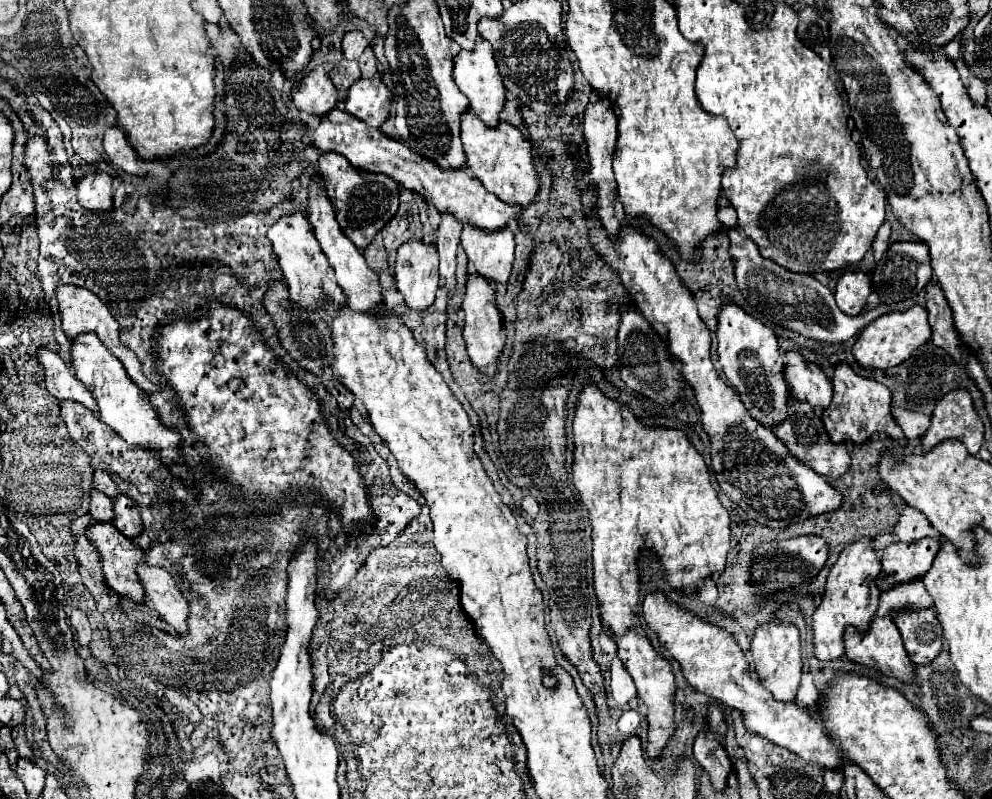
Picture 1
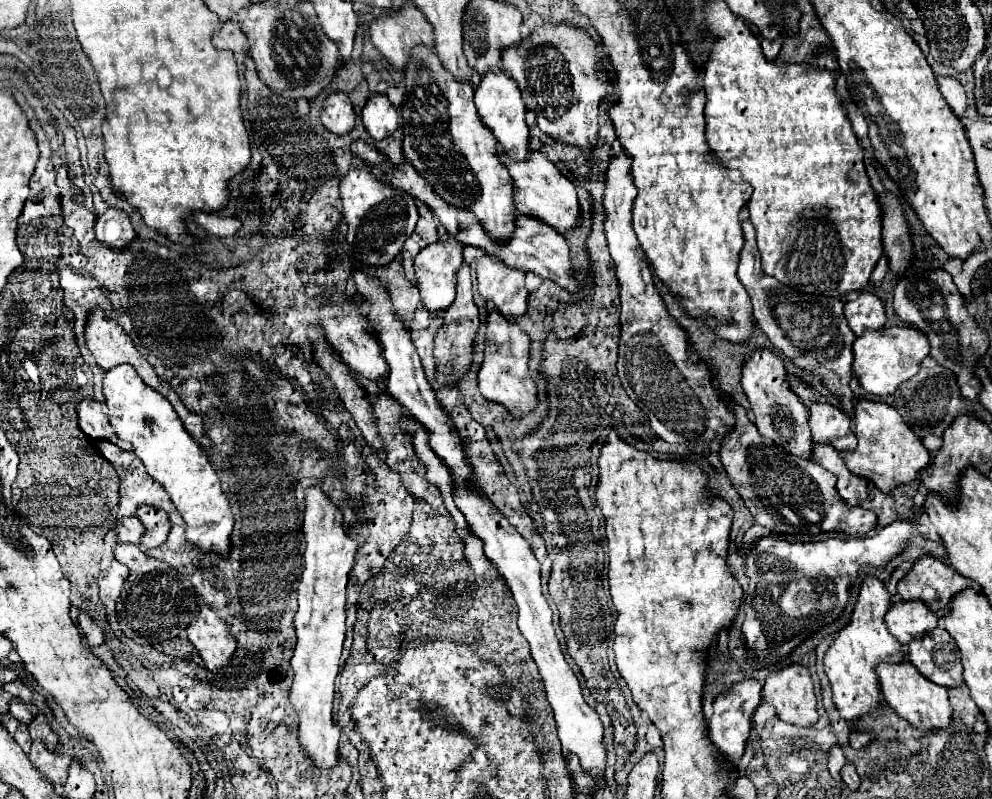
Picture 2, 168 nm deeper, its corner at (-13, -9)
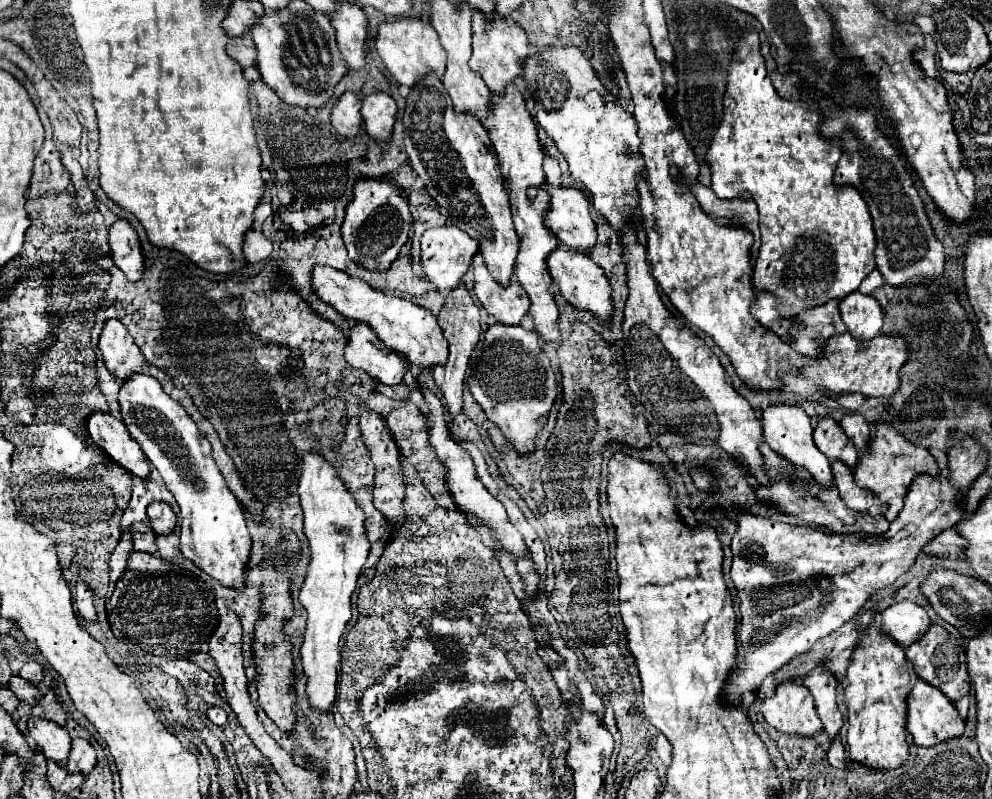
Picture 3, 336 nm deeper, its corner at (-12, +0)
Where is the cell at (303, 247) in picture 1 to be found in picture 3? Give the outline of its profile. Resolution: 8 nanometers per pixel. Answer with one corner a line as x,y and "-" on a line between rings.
357,322
351,328
345,342
345,360
383,384
399,384
407,368
403,356
395,350
387,350
387,346
383,346
375,332
363,322

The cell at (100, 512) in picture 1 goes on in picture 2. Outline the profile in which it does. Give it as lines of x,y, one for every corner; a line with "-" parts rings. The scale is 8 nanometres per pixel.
132,517
132,519
122,519
118,525
116,525
116,531
118,531
118,539
120,543
130,543
130,545
138,545
140,543
140,537
144,535
144,525
140,523
138,517

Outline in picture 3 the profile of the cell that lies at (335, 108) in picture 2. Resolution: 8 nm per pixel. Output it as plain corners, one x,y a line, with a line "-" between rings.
353,92
341,94
331,108
331,126
341,136
353,138
359,132
361,122
363,122
359,110
361,110
361,102

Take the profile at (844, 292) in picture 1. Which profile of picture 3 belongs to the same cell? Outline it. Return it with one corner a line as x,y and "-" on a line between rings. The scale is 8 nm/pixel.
851,292
839,302
839,310
847,330
859,340
877,336
883,326
883,308
873,296

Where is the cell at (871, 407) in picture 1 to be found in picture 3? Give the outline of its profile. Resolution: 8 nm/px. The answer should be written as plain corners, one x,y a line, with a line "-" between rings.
877,420
875,424
869,424
869,426
873,432
873,436
869,440
869,452
863,454
859,458
859,462
855,464
853,476
859,486
875,492
881,498
881,502
889,504
889,500
893,500
897,496
905,496
905,490
911,486
911,482
917,474
921,474
921,472
937,474
939,472
939,466
937,466
935,458
931,456
931,452
919,444
913,444
903,434
899,434
891,422

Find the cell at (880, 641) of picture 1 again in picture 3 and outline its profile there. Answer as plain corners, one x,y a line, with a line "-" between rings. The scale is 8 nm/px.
917,680
913,690
907,694
907,732
911,734
913,742
919,746
933,746
943,742
945,738
961,736
963,730
965,720
959,716
955,704
943,698
943,692
939,688
933,688
931,684

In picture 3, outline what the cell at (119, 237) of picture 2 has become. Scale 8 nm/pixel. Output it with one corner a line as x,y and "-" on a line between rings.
119,218
109,228
109,246
111,246
111,258
117,268
125,272
129,280
139,280
143,276
143,252
137,238
137,232
133,226

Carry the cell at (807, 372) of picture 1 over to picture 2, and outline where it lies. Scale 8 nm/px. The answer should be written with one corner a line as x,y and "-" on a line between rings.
810,405
810,429
814,443
830,443
840,453
856,449
856,437
846,437
852,429
852,419
834,405

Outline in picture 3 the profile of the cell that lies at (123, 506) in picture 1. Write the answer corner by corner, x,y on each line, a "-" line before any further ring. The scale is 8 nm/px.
151,502
151,506
147,508
147,516
149,516
149,522
157,536
169,534
177,522
177,516
167,502

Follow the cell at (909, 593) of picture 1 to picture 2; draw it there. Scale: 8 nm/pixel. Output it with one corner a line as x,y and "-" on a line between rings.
900,601
890,607
886,613
888,631
904,645
914,639
922,639
928,631
932,631
938,623
938,617
924,607
924,603

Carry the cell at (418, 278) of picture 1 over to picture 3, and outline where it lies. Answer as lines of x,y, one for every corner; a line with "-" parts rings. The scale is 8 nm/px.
441,226
441,228
431,228
423,232
421,236
421,266
427,276
427,280
439,290
453,290
459,286
463,274
469,270
473,254
479,250
479,244
463,230
457,226

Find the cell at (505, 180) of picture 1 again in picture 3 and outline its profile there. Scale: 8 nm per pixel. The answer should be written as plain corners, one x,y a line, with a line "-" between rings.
547,180
543,182
543,190
551,194
551,206
543,216
547,228
555,232
559,242
567,248
589,252
595,246
597,232
589,214
587,196
577,188
553,186

